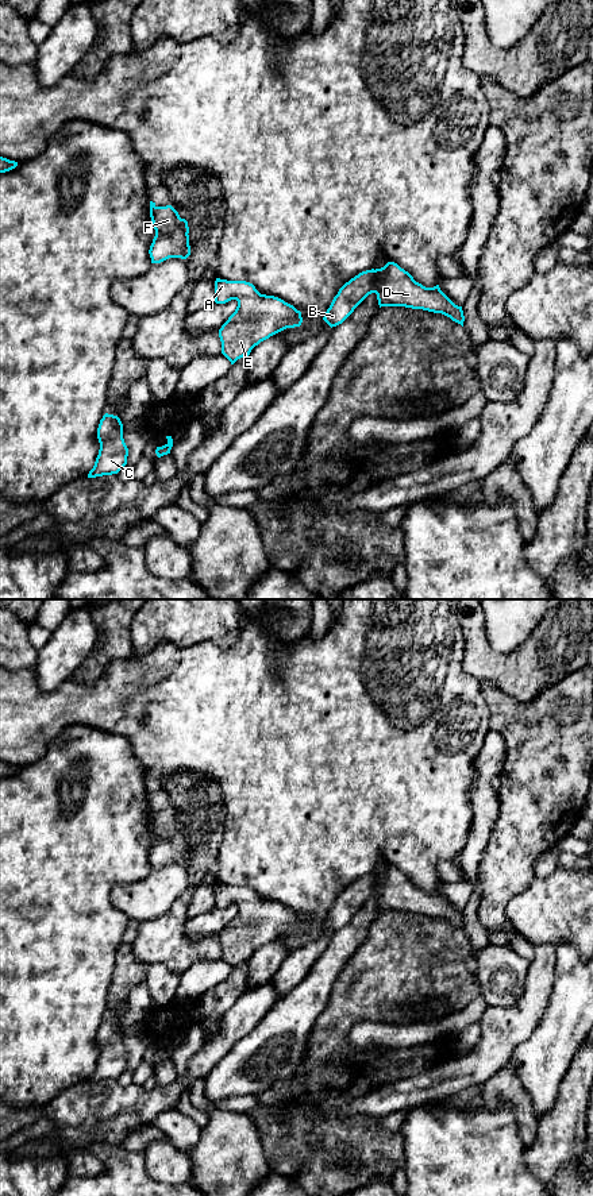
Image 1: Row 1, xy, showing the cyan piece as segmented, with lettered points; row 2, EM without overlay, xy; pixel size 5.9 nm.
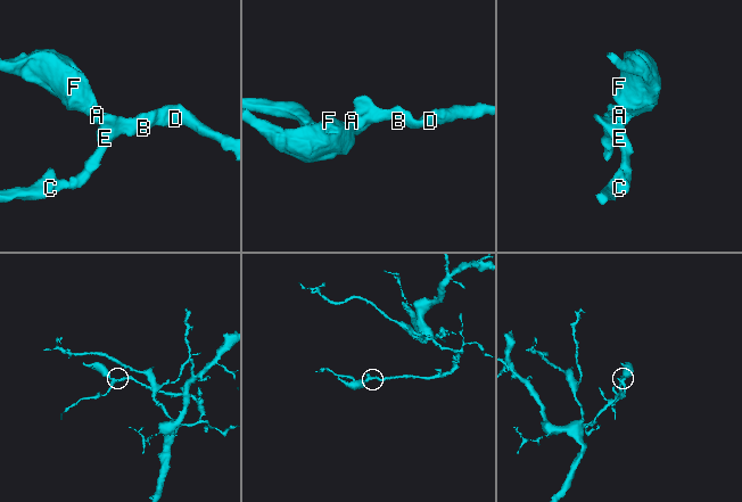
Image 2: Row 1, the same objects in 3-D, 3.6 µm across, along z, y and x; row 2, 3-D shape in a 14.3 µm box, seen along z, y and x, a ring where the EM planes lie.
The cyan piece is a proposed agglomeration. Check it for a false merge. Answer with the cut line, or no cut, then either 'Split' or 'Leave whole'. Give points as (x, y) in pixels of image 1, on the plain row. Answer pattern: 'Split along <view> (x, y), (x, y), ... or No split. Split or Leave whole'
No split. Leave whole

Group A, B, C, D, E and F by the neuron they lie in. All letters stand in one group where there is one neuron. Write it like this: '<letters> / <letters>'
A B C D E F

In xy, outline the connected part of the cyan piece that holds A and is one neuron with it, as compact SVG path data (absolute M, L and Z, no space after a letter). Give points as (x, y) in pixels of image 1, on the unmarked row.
M216 883L215 907L238 906L235 917L219 934L222 958L234 969L249 961L261 946L286 934L300 931L301 917L284 904L261 899L246 886Z

